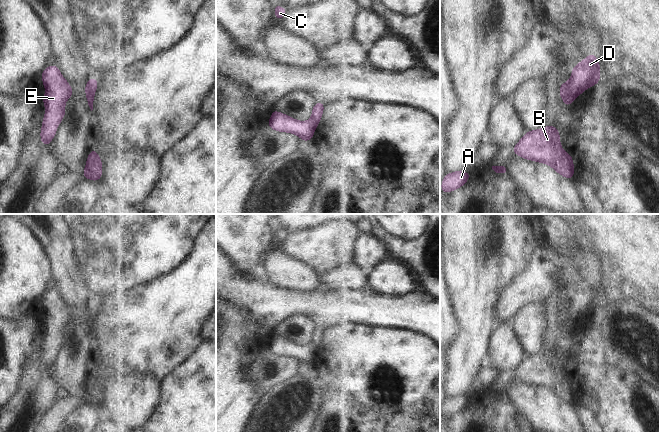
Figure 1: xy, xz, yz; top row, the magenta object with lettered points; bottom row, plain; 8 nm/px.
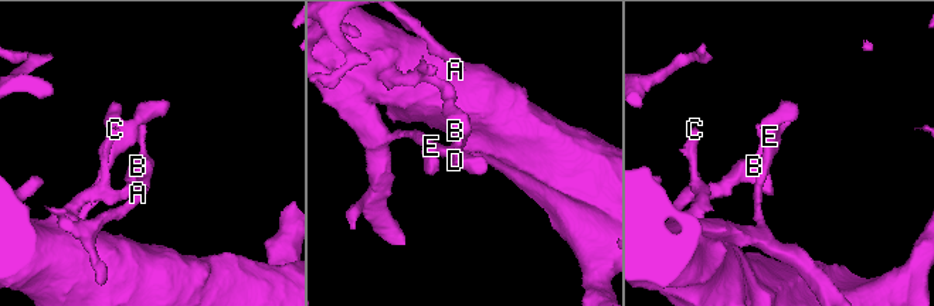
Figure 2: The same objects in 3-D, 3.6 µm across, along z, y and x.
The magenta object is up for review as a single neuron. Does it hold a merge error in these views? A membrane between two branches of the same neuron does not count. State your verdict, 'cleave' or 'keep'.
cleave

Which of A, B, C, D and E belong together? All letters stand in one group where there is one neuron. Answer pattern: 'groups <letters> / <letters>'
groups A D E / B C

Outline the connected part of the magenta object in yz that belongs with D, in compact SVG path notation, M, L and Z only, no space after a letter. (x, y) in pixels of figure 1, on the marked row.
M594 52L575 65L572 68L572 74L569 80L570 93L573 100L575 100L579 94L583 94L587 88L599 83L600 74L600 64Z

